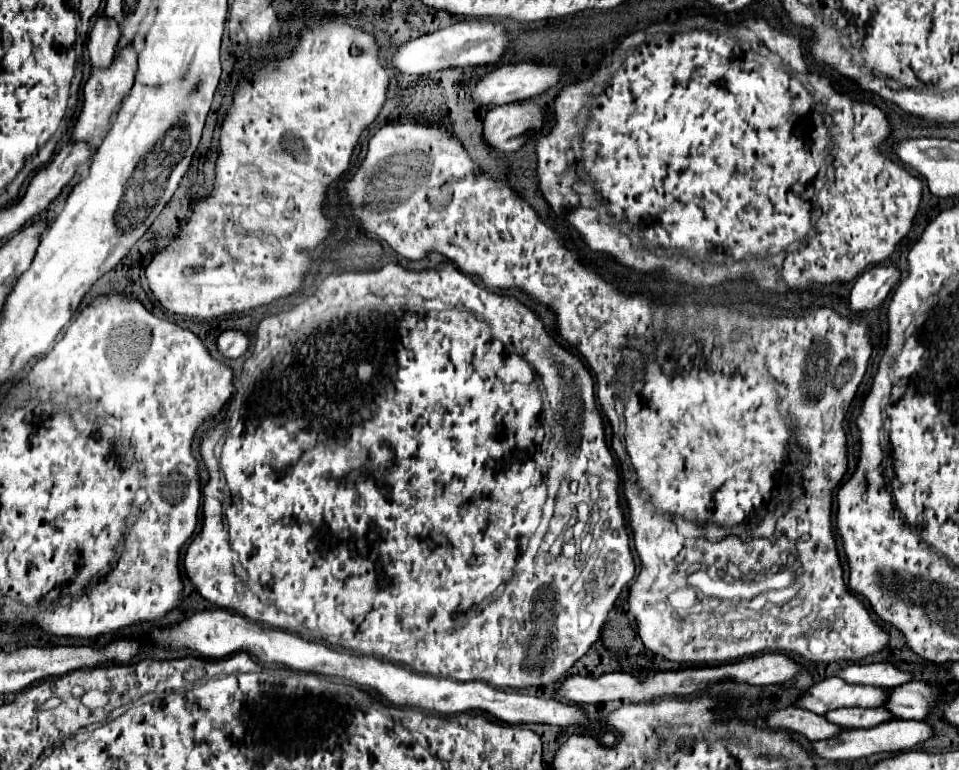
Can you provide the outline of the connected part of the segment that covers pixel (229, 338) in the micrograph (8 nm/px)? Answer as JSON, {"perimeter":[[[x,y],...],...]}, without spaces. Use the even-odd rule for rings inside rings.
{"perimeter":[[[225,330],[217,336],[217,346],[225,358],[239,358],[249,348],[249,336],[243,330]]]}

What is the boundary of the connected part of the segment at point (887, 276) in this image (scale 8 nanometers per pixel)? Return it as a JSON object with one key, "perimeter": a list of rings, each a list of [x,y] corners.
{"perimeter":[[[873,266],[869,270],[865,270],[849,296],[849,306],[853,312],[867,312],[875,306],[879,306],[887,294],[891,292],[891,288],[899,282],[901,278],[901,270],[895,266]]]}

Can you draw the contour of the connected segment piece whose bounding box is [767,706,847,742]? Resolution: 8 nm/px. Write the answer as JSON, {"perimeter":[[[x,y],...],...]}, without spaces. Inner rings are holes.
{"perimeter":[[[789,706],[785,710],[771,712],[769,718],[767,718],[767,726],[803,734],[813,742],[835,738],[837,734],[847,730],[839,724],[829,722],[825,716],[819,716],[815,712],[809,712],[809,710],[803,710],[803,708],[797,708],[797,706]]]}

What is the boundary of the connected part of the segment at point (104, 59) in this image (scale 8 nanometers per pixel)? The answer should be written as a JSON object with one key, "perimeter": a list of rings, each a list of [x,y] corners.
{"perimeter":[[[103,16],[97,18],[95,28],[91,30],[87,42],[91,72],[105,70],[111,64],[115,52],[115,40],[119,40],[119,28],[115,28],[115,22],[105,20]]]}

